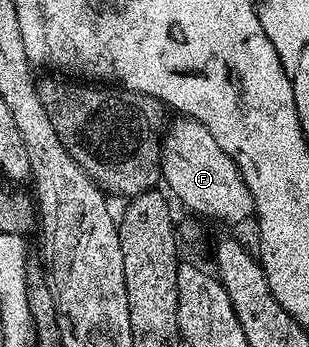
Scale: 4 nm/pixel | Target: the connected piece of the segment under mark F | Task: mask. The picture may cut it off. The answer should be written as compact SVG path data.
M177 118L174 124L172 121L168 125L161 149L161 175L163 184L166 184L164 187L170 193L173 191L191 211L198 212L198 214L193 213L198 217L210 216L211 219L222 220L225 224L241 224L245 219L253 216L253 199L247 190L247 182L243 182L241 172L235 166L235 162L227 154L223 154L219 142L215 142L211 130L207 130L207 126L203 126L203 122Z

